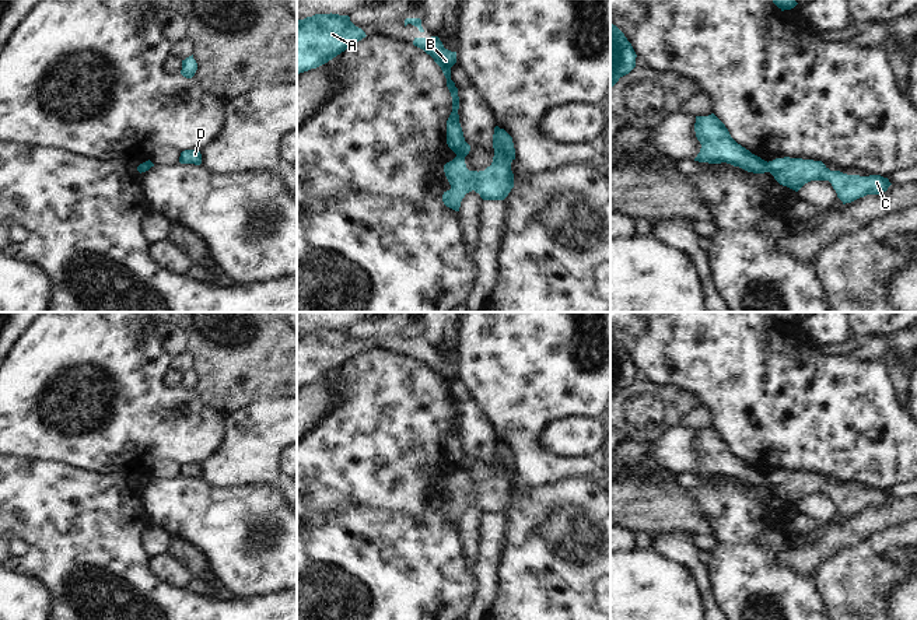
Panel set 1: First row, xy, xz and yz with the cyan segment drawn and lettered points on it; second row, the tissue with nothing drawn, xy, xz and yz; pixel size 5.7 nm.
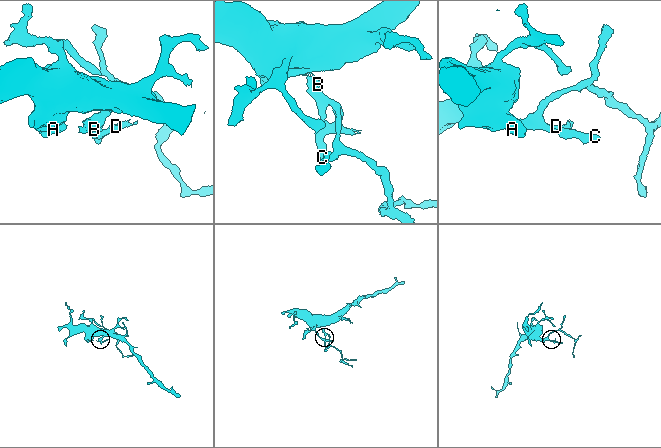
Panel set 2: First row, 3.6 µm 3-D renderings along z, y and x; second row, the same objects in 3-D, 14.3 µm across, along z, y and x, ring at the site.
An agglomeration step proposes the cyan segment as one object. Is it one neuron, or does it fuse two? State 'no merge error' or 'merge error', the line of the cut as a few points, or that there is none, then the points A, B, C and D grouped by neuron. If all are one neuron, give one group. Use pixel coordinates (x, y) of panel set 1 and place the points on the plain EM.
merge error | yz (766, 476), (769, 484) | A B / C D

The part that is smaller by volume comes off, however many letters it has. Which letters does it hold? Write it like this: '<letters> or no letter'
C, D

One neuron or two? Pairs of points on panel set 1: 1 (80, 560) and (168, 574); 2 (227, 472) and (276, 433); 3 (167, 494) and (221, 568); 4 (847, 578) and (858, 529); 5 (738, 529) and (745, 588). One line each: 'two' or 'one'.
1: two
2: one
3: one
4: two
5: one

